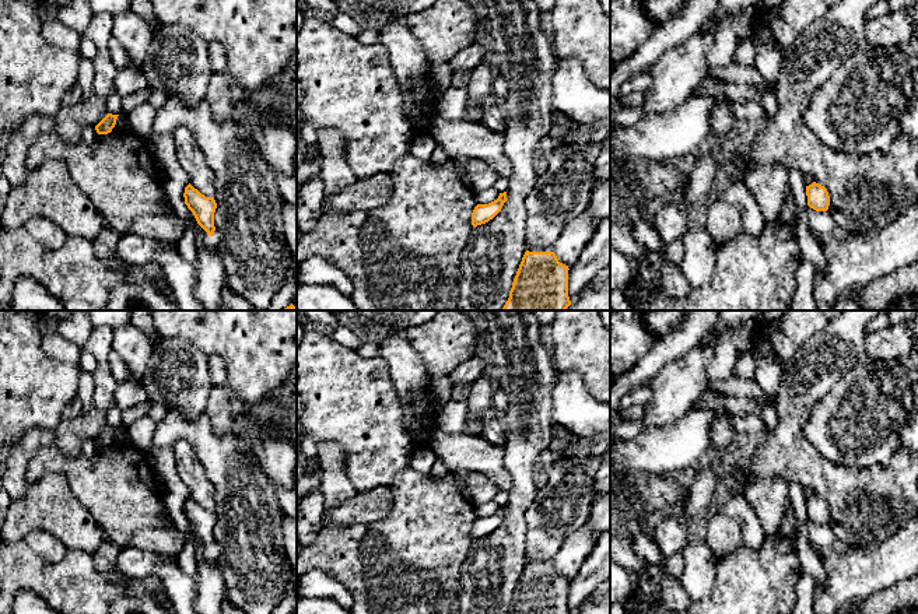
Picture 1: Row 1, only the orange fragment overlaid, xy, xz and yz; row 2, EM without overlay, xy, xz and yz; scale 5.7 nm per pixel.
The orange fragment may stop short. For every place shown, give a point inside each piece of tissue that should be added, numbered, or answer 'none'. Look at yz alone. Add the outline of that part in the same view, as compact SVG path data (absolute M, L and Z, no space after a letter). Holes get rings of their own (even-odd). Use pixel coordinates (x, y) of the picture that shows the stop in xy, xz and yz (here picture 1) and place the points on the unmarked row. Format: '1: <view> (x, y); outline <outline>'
none

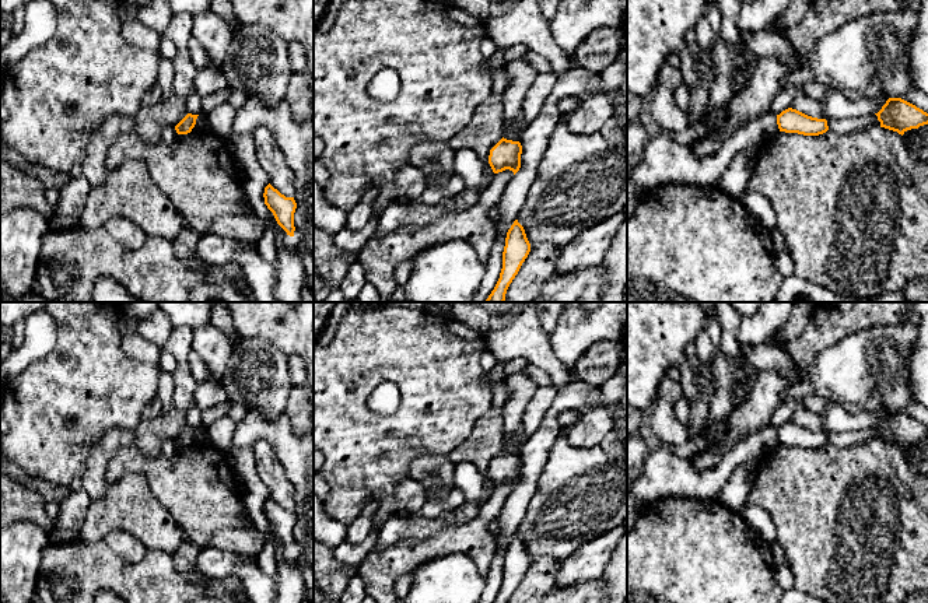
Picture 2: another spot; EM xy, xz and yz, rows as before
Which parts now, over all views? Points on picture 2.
none

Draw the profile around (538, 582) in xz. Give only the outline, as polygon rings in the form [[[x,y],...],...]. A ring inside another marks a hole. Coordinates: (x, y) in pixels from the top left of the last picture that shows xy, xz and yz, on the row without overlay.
[[[549,555],[532,560],[508,603],[543,603],[554,590],[558,568],[560,562]]]

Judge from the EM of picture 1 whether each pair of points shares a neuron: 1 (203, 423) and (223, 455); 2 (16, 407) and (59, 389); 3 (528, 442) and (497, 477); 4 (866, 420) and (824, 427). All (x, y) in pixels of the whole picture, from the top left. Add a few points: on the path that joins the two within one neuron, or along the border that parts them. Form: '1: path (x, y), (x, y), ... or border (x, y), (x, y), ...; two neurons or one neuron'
1: path (203, 431), (203, 435), (214, 446); one neuron
2: path (27, 404), (44, 389), (48, 389); one neuron
3: border (503, 448), (504, 465), (511, 479), (508, 491); two neurons
4: path (857, 424), (852, 427), (834, 427); one neuron

